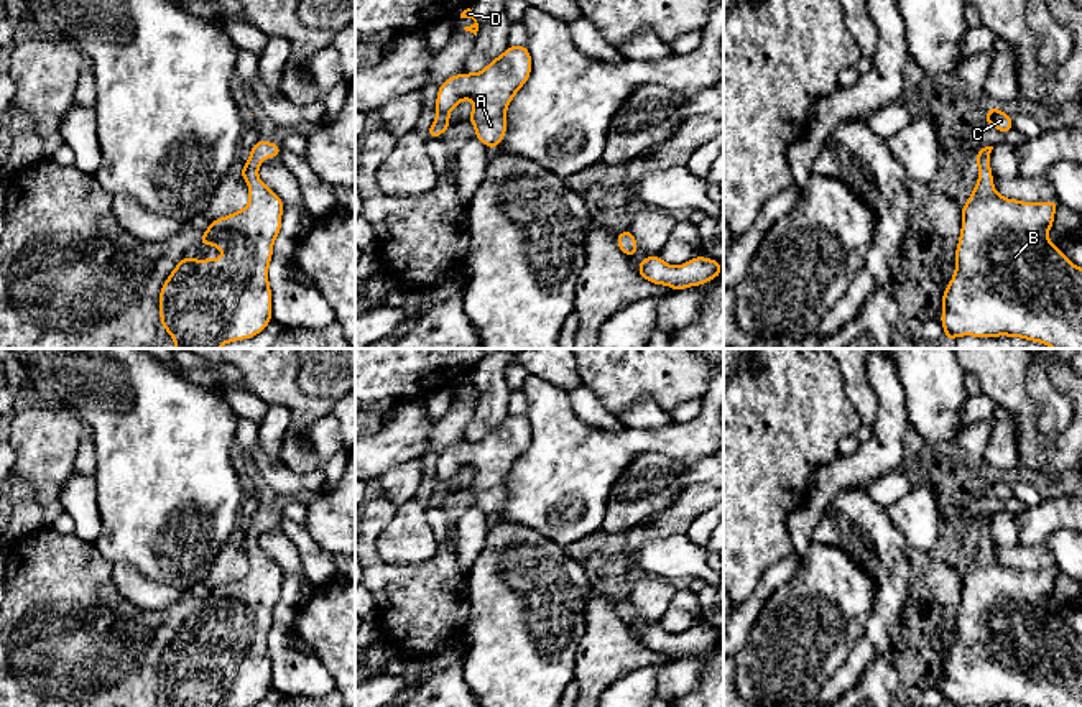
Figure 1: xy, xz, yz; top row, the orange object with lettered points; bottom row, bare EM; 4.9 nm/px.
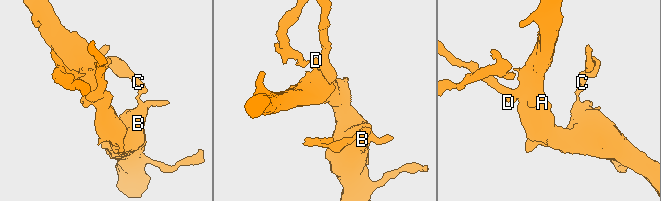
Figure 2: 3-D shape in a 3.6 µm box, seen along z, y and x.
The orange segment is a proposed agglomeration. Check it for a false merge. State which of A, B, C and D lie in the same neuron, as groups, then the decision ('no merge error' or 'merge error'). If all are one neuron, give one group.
A B C D; no merge error

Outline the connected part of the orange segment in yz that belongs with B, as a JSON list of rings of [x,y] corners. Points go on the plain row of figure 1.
[[[985,515],[975,521],[978,551],[962,575],[957,636],[942,661],[941,692],[946,707],[1082,707],[1082,636],[1072,633],[1046,603],[1052,597],[1059,569],[1033,572],[1001,566],[993,557],[992,518]]]

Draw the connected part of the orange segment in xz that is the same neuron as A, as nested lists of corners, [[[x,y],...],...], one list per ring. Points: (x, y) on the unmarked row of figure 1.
[[[508,414],[485,437],[477,442],[457,442],[442,451],[436,467],[436,488],[428,498],[429,506],[442,503],[451,492],[447,483],[464,467],[474,469],[469,490],[475,495],[475,506],[495,518],[506,500],[506,477],[515,462],[531,442],[531,424],[526,414]]]

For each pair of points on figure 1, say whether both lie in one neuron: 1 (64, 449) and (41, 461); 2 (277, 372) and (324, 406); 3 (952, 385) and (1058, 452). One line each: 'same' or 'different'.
1: same
2: same
3: different

